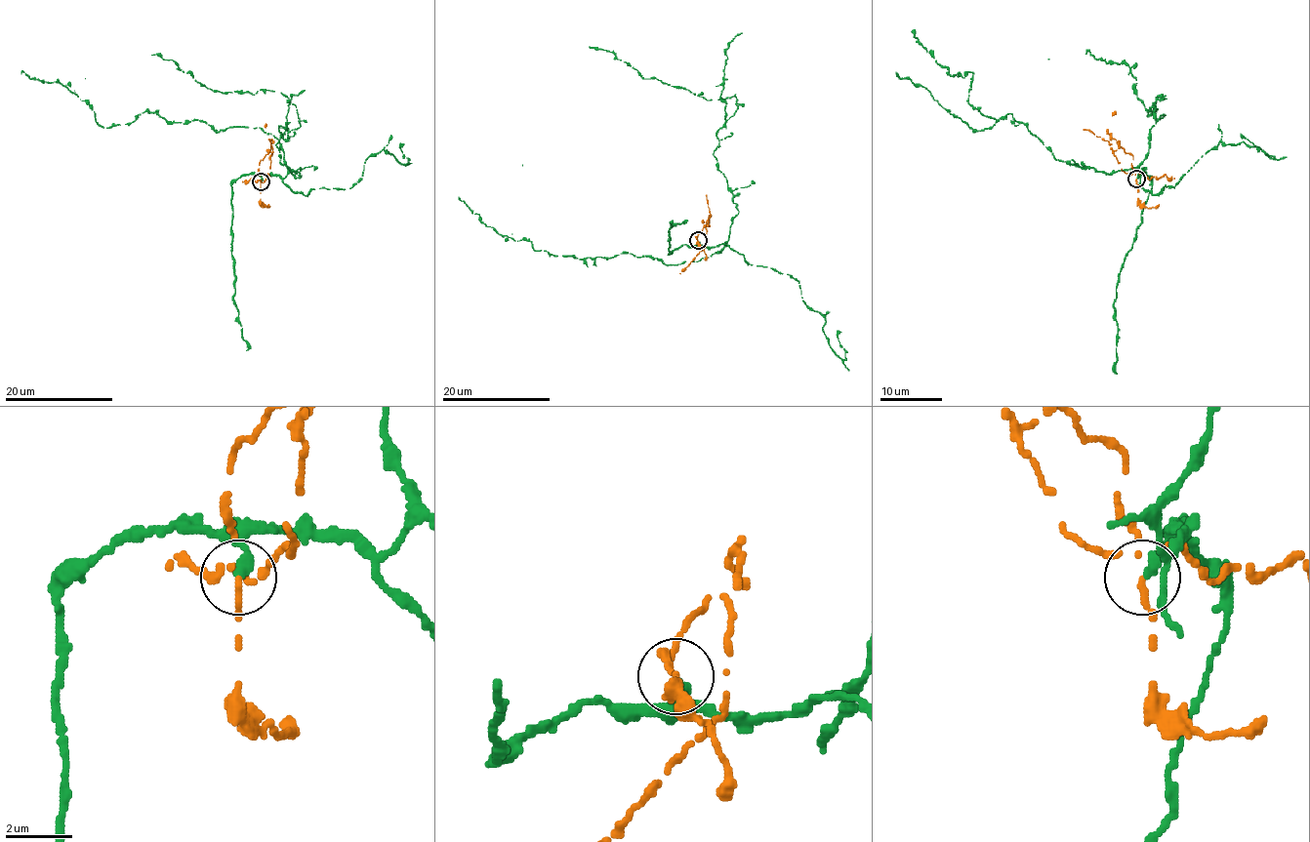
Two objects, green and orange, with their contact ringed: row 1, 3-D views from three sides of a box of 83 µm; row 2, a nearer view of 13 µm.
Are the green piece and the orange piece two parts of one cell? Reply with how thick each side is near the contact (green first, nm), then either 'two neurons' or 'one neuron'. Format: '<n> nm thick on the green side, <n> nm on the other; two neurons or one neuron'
360 nm thick on the green side, 180 nm on the other; two neurons

